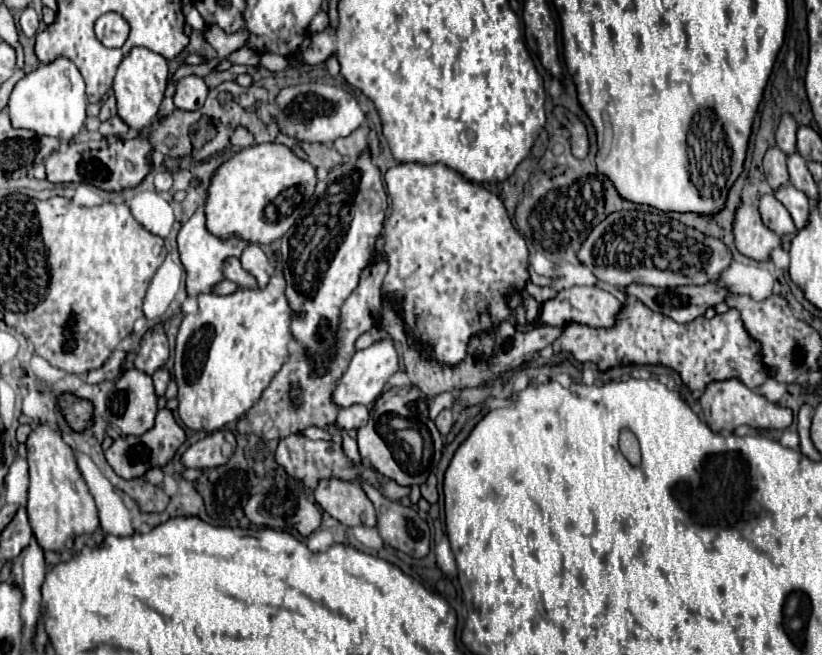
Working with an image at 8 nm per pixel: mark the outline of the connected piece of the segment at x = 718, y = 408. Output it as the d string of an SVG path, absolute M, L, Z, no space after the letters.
M736 378L724 380L724 382L710 382L700 398L702 410L704 410L704 422L714 432L732 432L734 428L748 424L752 428L766 428L766 430L784 430L792 424L792 410L768 402L762 394L756 390L750 390Z

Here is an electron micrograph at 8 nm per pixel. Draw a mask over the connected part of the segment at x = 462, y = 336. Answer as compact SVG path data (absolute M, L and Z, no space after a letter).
M440 162L398 164L384 174L384 180L392 200L392 212L384 222L388 274L382 290L400 304L406 328L418 336L422 344L430 344L440 362L458 364L466 356L470 336L484 330L496 330L506 318L512 324L516 320L524 324L524 304L510 310L508 300L514 294L514 288L524 288L530 278L528 248L524 238L512 226L502 200Z

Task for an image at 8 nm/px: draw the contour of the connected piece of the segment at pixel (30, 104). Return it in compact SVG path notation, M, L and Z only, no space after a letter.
M56 58L50 64L40 64L14 86L8 102L8 114L14 128L34 130L38 136L72 140L84 126L86 106L88 100L80 70L68 58Z

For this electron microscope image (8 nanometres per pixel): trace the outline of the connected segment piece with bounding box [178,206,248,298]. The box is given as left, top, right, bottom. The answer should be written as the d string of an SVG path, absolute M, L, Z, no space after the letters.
M200 206L194 216L182 226L182 230L178 232L178 252L180 252L180 260L186 268L186 290L188 296L198 296L198 294L212 294L214 286L220 284L222 280L226 280L224 276L224 262L228 258L240 258L244 248L248 244L240 238L228 238L222 240L214 234L210 234L204 226L204 208Z

